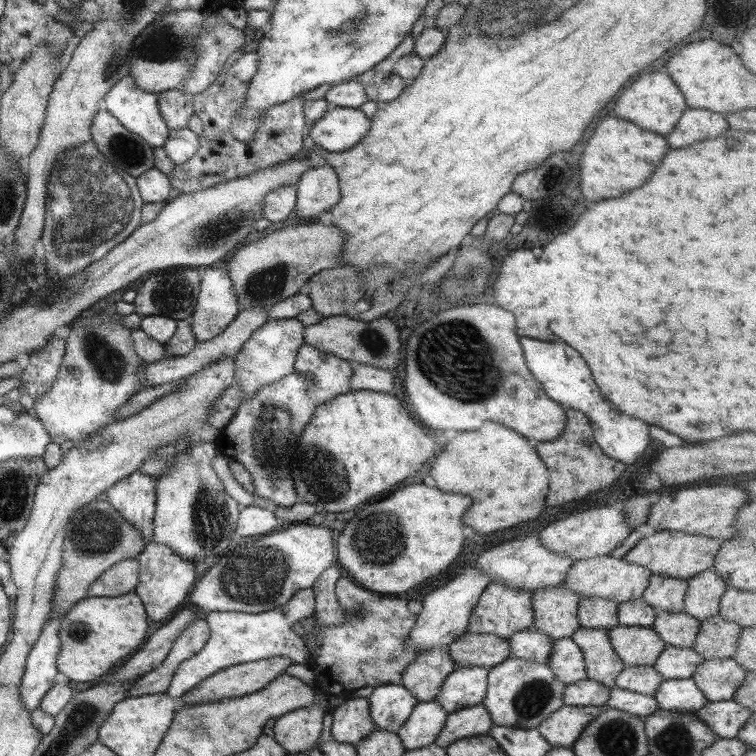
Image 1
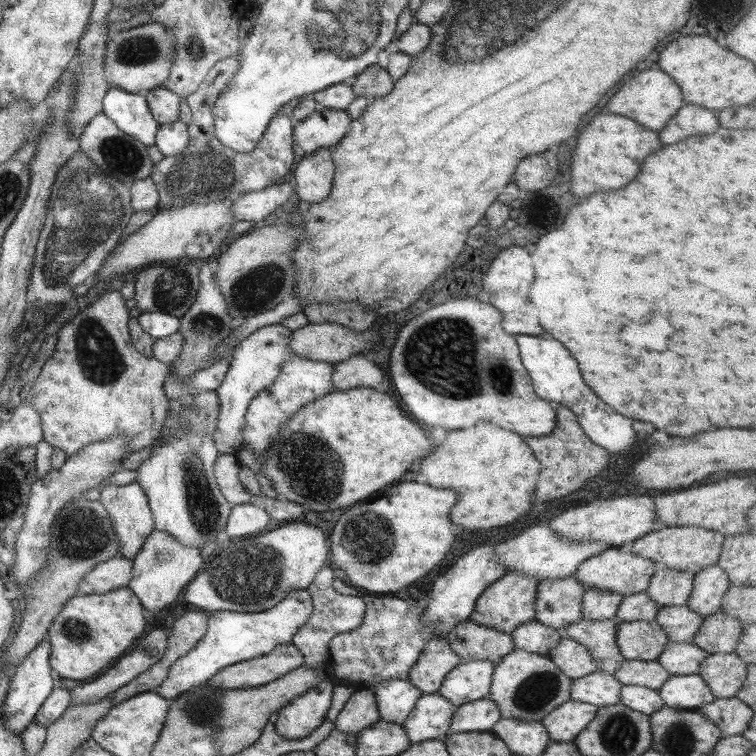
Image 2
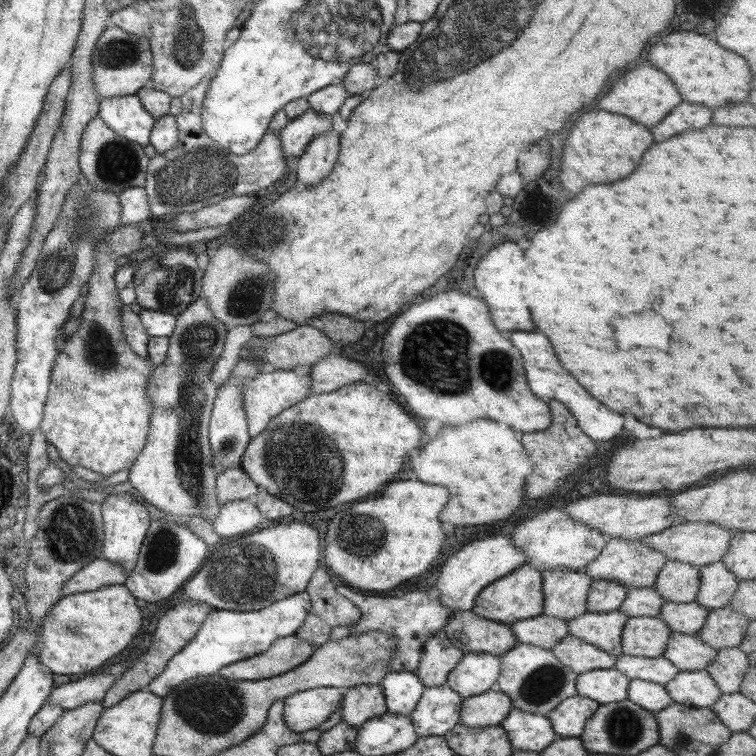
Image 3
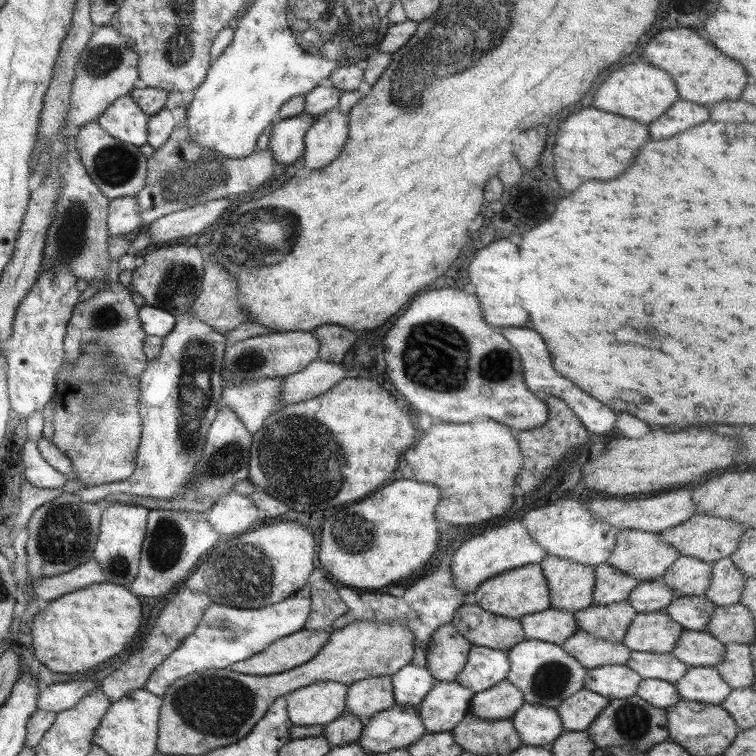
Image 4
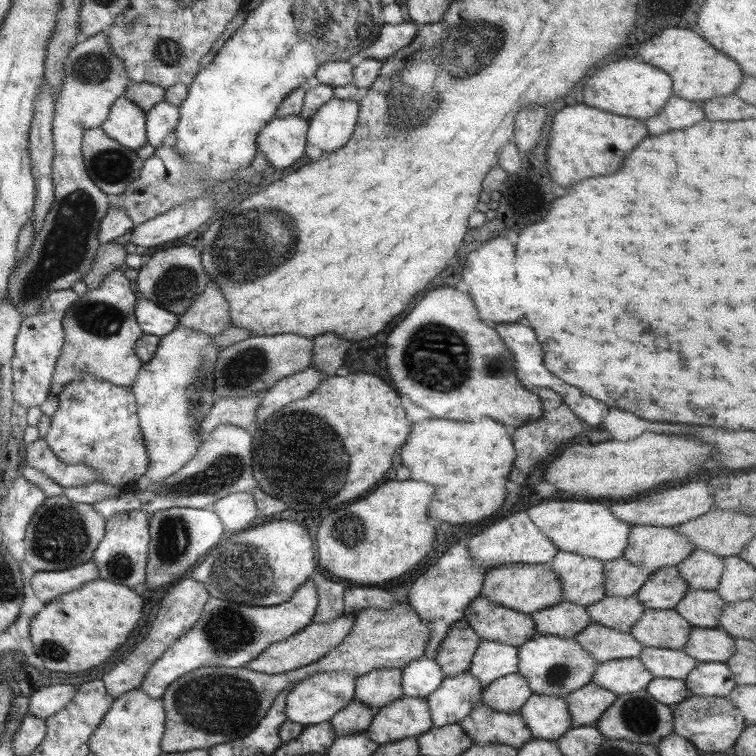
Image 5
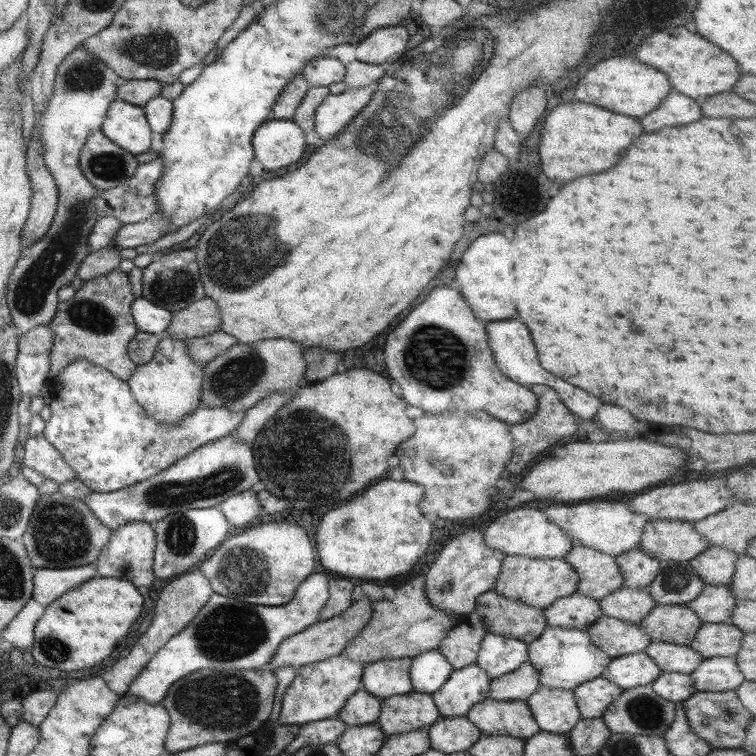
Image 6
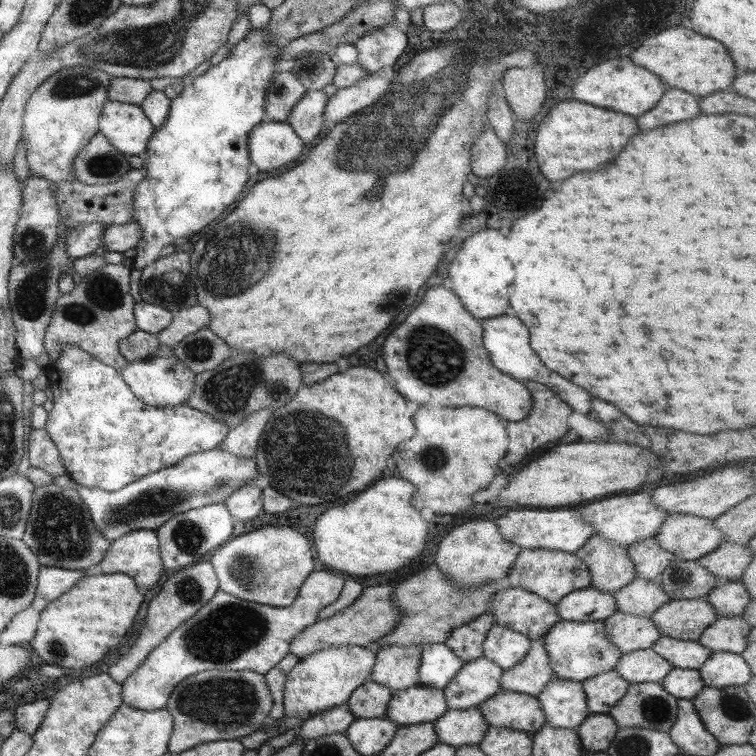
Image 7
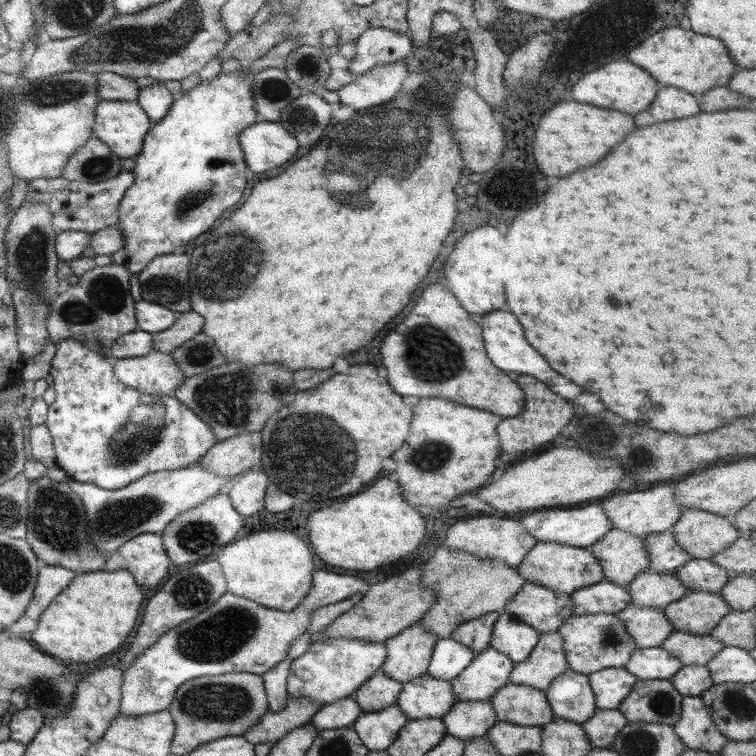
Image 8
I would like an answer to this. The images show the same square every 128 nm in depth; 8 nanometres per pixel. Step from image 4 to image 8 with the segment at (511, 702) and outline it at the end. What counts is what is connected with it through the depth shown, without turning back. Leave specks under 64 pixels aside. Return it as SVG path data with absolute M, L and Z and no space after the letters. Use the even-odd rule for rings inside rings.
M557 631L539 633L531 654L525 660L514 663L508 682L544 692L553 678L567 670L561 644L563 641Z

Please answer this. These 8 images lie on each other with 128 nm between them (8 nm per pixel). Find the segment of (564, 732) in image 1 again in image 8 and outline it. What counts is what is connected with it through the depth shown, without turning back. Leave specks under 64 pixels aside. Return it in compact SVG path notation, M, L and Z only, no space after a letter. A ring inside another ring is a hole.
M623 667L601 669L586 677L594 694L595 706L601 710L617 709L621 699L629 694L632 684L637 680Z

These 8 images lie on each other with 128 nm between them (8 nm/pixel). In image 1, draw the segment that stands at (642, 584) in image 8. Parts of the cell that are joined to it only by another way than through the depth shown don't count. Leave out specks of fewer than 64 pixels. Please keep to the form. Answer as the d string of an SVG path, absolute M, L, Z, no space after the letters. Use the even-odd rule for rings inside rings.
M578 628L570 636L570 639L583 653L586 678L602 684L605 688L612 689L617 675L625 666L619 657L613 653L613 647L610 645L606 632L607 630L602 628Z

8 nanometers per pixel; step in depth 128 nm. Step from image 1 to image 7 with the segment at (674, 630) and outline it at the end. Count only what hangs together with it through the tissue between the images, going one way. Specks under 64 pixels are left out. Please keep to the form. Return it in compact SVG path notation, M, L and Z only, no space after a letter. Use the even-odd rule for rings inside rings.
M739 581L722 582L711 588L703 599L710 604L716 616L725 618L740 615L751 600Z

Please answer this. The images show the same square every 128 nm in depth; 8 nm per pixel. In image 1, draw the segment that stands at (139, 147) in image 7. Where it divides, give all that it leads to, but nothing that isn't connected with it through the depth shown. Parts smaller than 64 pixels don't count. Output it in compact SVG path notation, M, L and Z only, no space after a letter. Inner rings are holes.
M130 74L110 88L102 100L104 110L112 114L129 132L141 137L149 146L159 148L165 144L170 130L161 118L157 95L141 90Z

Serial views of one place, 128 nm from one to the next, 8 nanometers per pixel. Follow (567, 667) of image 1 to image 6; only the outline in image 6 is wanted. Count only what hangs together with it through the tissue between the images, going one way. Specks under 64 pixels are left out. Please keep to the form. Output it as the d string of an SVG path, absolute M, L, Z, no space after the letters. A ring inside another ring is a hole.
M601 615L586 630L589 642L609 658L643 653L650 638L638 624Z

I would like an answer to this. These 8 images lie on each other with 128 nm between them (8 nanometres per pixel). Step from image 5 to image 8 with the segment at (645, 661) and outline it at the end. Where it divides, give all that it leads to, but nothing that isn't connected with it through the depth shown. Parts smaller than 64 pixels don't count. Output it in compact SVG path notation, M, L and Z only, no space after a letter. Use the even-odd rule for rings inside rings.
M675 630L660 645L658 648L677 658L682 666L706 666L709 659L723 648L721 642L709 635L693 636Z

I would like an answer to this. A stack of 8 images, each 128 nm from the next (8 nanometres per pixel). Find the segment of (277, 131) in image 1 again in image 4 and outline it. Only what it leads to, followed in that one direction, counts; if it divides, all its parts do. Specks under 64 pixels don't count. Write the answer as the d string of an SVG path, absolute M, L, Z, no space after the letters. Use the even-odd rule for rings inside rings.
M183 105L184 119L173 127L165 144L147 159L146 185L134 195L140 208L142 227L173 211L254 190L273 174L272 168L276 163L269 148L256 149L243 158L227 158L207 147L199 146L190 137L186 121L187 105Z

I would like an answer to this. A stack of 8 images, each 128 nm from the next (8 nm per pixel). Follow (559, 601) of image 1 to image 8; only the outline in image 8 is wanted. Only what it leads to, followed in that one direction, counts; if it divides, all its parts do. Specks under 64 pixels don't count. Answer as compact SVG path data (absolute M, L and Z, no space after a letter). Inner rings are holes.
M611 528L597 539L588 551L602 570L602 580L625 586L647 570L648 558L642 538Z

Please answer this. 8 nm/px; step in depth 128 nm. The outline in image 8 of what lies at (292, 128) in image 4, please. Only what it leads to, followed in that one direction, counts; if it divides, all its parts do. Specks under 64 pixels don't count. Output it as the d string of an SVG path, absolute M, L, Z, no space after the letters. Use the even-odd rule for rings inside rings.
M255 122L242 130L238 139L251 172L265 172L285 164L298 147L293 135L279 122Z

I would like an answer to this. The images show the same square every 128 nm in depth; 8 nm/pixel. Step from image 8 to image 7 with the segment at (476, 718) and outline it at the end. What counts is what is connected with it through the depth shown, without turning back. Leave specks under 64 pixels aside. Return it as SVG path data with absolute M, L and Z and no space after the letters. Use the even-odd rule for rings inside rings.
M477 706L467 710L447 709L432 722L438 743L453 748L478 744L489 728Z

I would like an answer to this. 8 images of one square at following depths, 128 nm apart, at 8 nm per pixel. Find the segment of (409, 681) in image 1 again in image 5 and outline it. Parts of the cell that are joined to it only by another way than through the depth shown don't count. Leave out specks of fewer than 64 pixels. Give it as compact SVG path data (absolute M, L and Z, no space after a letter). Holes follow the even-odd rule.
M461 618L449 625L445 636L440 641L432 659L437 663L442 675L445 678L451 678L465 673L480 638Z

